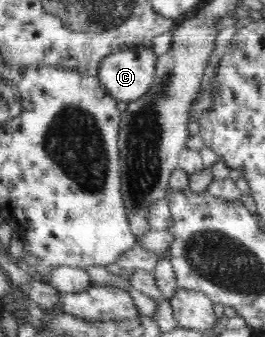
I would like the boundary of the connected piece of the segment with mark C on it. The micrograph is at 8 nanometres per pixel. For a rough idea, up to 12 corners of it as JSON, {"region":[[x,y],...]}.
{"region":[[128,48],[95,75],[108,95],[133,102],[148,91],[158,57]]}

